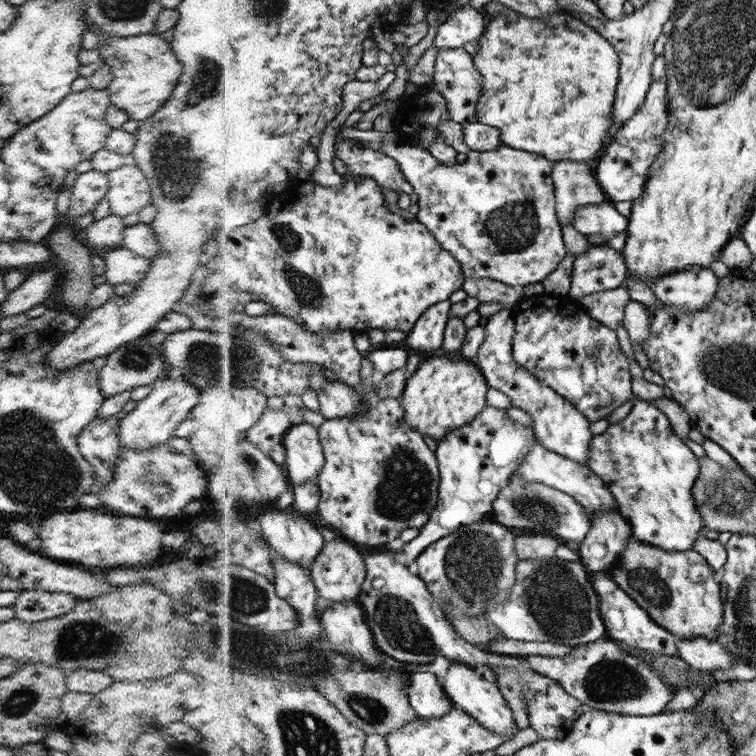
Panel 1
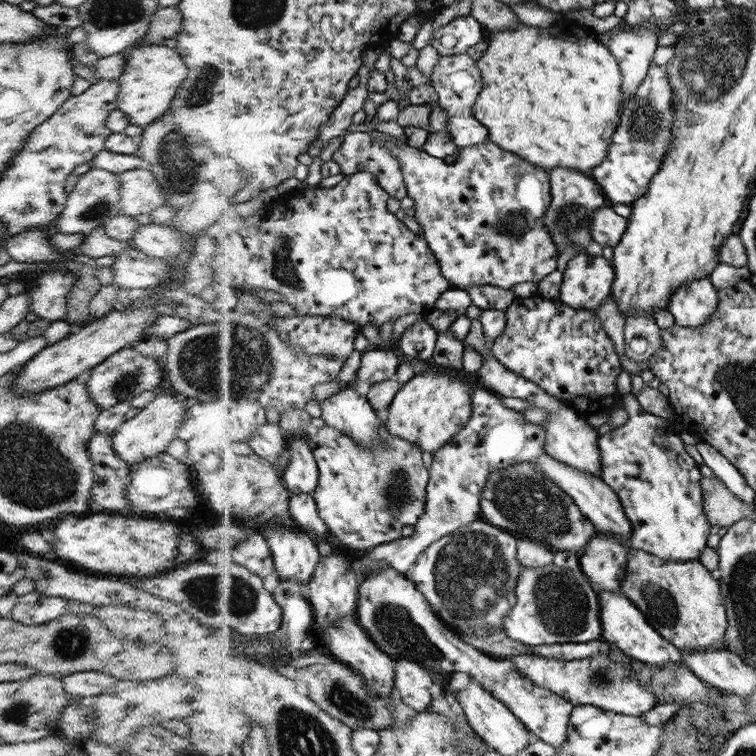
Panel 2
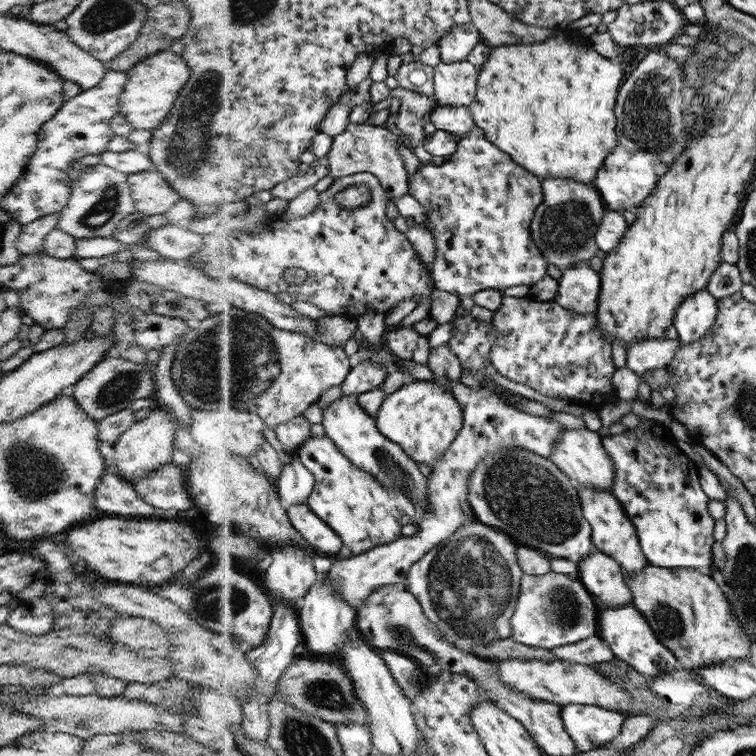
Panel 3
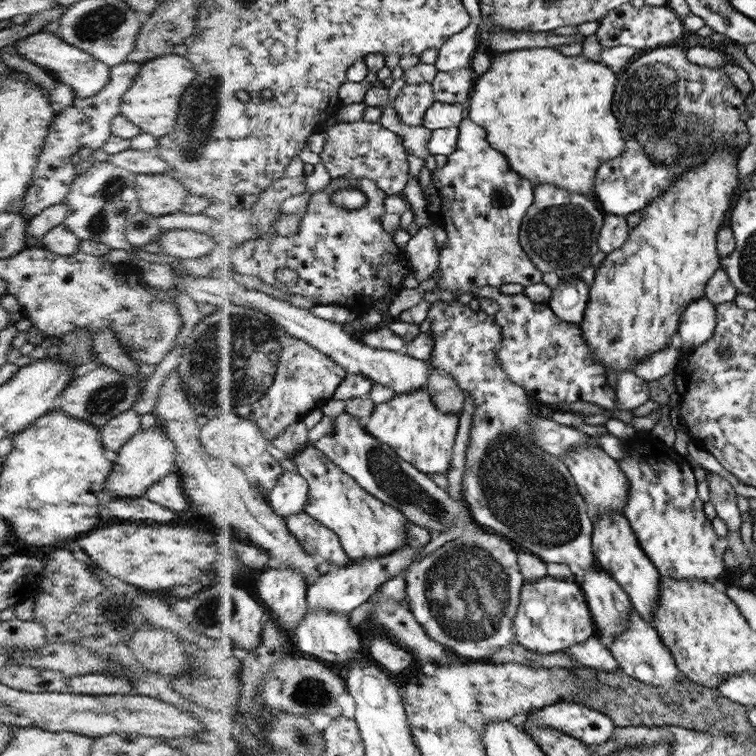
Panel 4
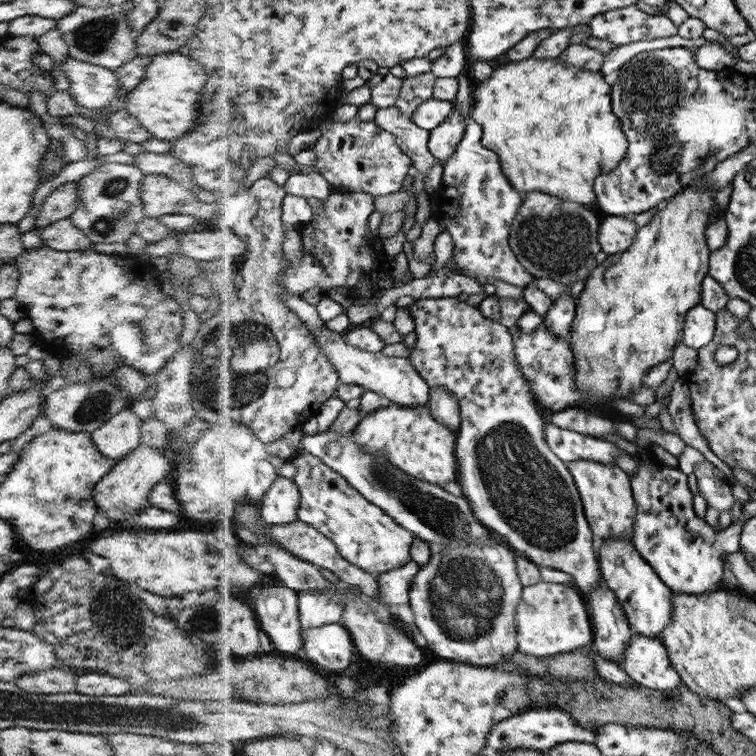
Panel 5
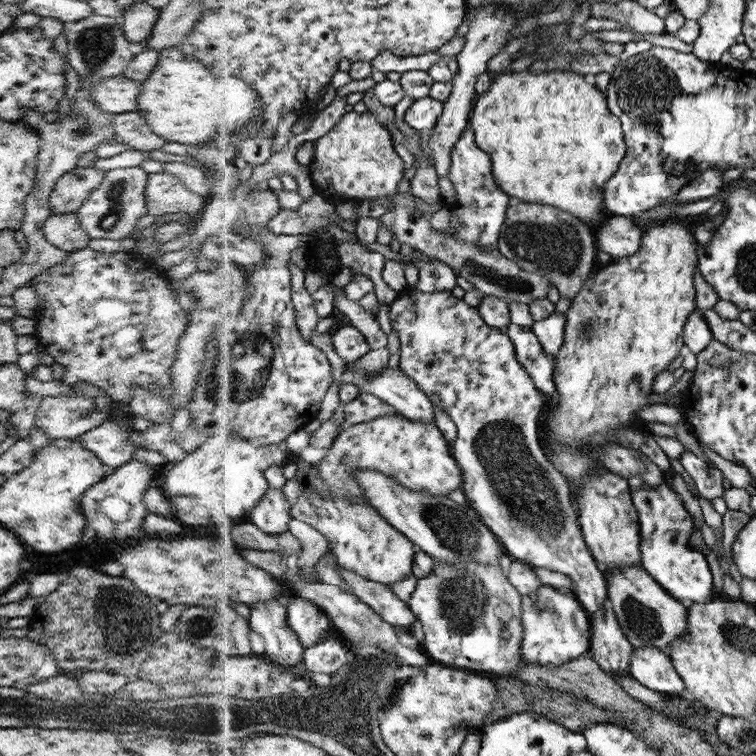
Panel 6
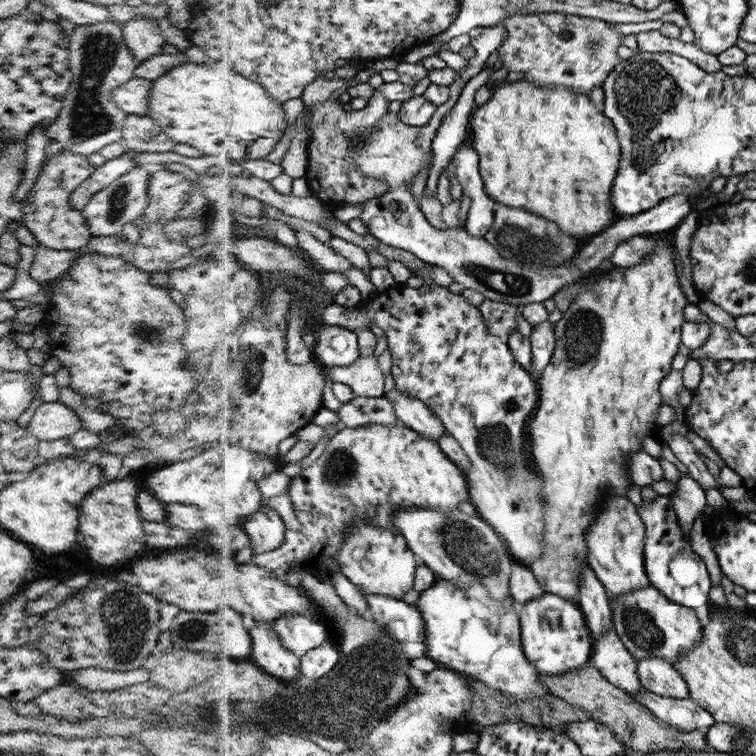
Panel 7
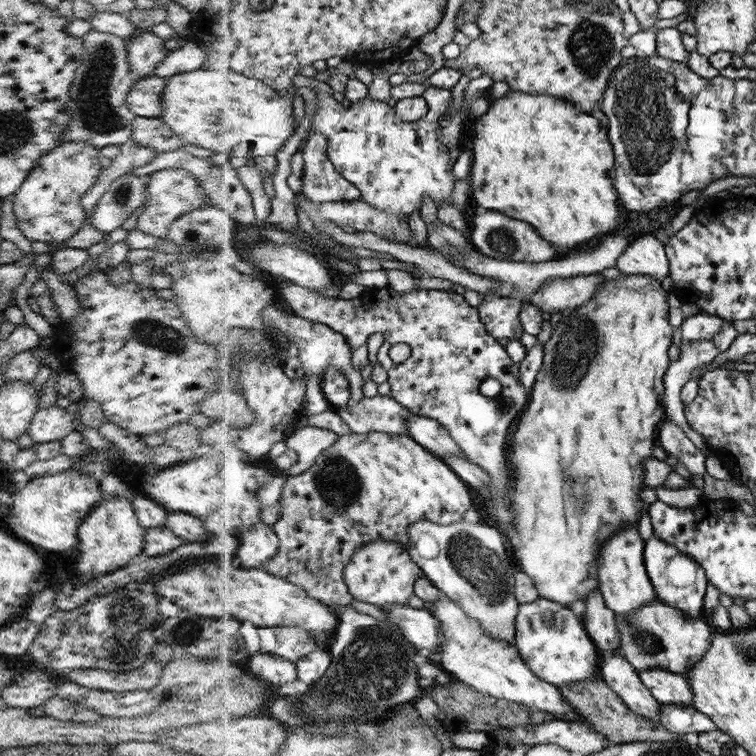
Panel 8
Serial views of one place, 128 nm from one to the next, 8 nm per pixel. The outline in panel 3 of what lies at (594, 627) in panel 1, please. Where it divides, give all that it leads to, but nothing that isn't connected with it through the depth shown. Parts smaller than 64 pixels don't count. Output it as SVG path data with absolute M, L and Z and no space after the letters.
M524 574L511 618L512 639L528 646L551 650L585 638L600 636L600 609L595 595L583 585L577 574Z

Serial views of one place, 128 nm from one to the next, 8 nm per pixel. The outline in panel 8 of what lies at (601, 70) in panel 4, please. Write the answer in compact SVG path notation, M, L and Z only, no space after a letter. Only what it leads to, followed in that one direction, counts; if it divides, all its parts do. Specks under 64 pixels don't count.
M510 91L499 99L491 100L488 110L478 119L474 119L474 141L472 142L473 161L471 166L470 197L472 206L476 210L498 210L508 215L510 218L518 218L524 222L532 222L535 230L540 230L542 238L548 238L552 246L555 246L560 257L574 253L581 248L590 246L598 242L609 233L616 233L625 226L623 203L619 199L617 190L614 190L614 154L612 154L612 144L608 142L606 128L600 126L600 122L591 114L586 114L573 102L568 102L562 97L550 95L526 94L520 91Z

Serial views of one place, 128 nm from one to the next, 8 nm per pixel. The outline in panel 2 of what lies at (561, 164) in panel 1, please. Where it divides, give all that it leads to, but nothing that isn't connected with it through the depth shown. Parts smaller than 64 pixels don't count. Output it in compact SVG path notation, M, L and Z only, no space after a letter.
M556 167L548 171L551 183L551 204L544 216L547 230L550 230L555 245L558 246L559 254L566 250L566 246L572 242L572 246L579 246L586 252L588 244L592 242L593 236L590 234L592 226L580 226L578 224L578 212L586 212L586 214L595 214L600 208L606 204L604 194L600 192L600 186L589 175L582 171L572 170L568 167Z

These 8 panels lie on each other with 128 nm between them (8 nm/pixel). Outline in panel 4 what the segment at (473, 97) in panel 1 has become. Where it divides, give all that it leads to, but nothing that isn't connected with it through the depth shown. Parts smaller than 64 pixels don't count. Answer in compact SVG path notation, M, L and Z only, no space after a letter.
M472 67L458 72L439 72L433 82L438 101L448 104L467 105L476 75Z

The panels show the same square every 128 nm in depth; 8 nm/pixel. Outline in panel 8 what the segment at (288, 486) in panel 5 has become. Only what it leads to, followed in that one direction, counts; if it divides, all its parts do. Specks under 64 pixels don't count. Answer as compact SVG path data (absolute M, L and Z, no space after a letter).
M260 522L253 527L252 530L248 530L241 535L241 547L236 556L238 564L243 568L262 568L274 558L281 549L281 538L275 531L275 525L264 524Z

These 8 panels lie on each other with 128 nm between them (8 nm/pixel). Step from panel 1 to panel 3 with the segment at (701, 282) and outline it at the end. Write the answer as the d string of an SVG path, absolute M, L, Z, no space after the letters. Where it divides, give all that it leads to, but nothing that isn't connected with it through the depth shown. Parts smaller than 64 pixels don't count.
M708 290L695 293L678 309L675 316L676 331L682 345L699 341L714 327L719 313L718 300Z

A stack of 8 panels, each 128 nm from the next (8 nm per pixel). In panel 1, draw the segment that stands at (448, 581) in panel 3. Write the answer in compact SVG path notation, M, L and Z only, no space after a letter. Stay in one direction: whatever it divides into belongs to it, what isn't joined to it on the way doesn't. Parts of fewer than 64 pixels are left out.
M482 520L435 542L417 559L420 576L437 599L455 604L464 614L486 616L501 599L512 598L512 587L519 577L516 530Z

